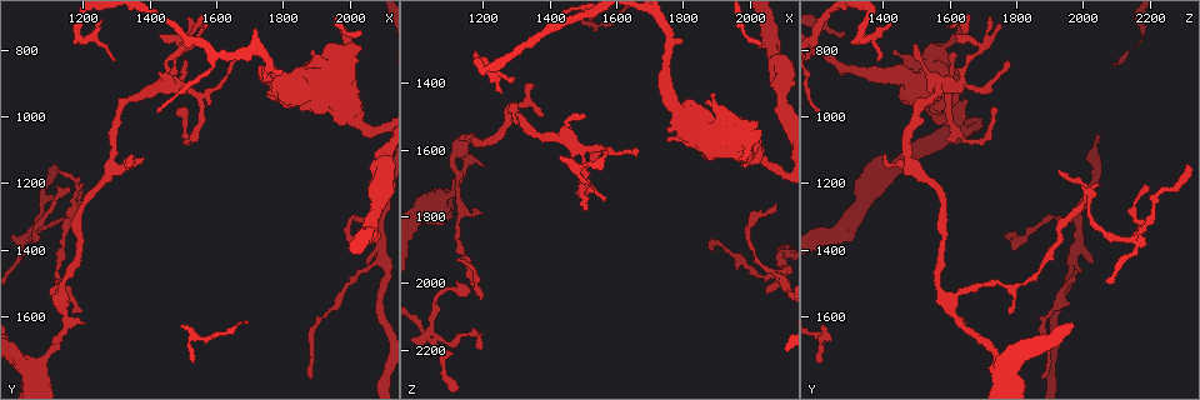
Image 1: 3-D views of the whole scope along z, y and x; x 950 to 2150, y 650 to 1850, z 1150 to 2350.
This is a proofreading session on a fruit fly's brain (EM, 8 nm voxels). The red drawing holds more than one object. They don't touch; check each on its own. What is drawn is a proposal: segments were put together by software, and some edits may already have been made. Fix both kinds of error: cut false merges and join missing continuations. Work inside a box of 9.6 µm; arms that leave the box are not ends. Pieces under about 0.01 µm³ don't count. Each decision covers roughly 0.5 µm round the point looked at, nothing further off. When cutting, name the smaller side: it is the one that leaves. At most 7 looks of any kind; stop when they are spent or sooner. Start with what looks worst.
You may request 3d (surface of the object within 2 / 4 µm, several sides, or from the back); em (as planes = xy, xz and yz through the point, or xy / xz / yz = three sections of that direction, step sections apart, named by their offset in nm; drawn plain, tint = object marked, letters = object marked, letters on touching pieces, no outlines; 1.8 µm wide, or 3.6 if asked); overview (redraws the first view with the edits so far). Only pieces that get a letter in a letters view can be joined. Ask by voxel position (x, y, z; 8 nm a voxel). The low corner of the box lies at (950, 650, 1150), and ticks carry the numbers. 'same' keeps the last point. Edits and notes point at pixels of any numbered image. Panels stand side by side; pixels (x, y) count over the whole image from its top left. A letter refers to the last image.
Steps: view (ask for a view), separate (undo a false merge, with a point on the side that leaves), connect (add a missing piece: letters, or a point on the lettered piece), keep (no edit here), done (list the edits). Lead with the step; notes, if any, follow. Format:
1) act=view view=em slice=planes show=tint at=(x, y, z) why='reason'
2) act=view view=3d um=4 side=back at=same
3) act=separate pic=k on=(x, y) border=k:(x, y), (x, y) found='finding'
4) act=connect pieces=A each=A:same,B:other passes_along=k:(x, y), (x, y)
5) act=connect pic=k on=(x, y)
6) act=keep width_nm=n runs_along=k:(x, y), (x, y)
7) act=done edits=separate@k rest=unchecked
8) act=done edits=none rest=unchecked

act=view view=3d um=2 at=(1020, 1360, 2160) why='sharp bend'

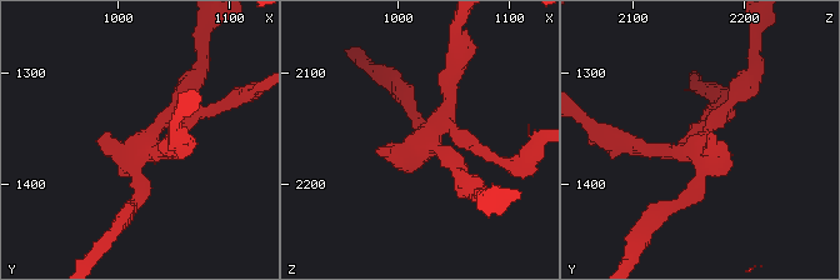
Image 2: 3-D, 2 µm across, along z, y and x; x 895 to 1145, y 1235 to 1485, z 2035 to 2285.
act=view view=em slice=planes show=plain at=(1030, 1366, 2156) arms=4

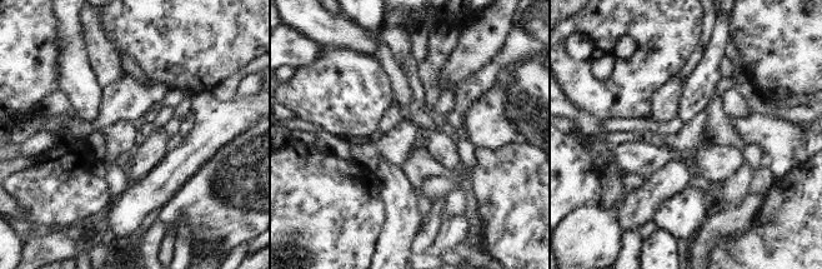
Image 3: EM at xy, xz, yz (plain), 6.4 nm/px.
act=view view=em slice=planes show=letters at=same why='see the neighbours'

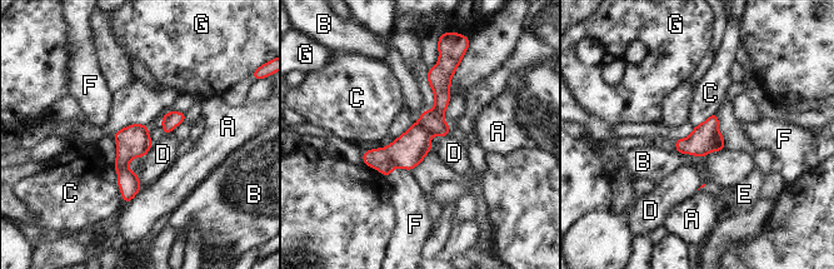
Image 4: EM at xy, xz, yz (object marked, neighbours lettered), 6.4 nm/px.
act=keep each=A:other,B:other,C:other,D:other,E:other,F:other,G:other border=4:(148, 125), (129, 124), (111, 135) found='one neuron here'

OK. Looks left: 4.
act=view view=em slice=planes show=tint at=(2100, 1420, 1960) why='thin neck'

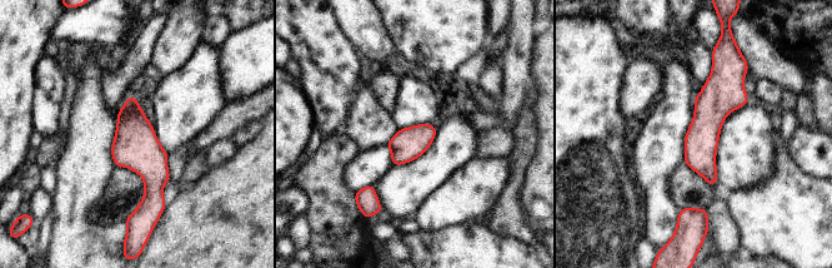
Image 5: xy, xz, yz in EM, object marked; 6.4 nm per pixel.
act=view view=em slice=planes show=letters at=same why='what lies round it'

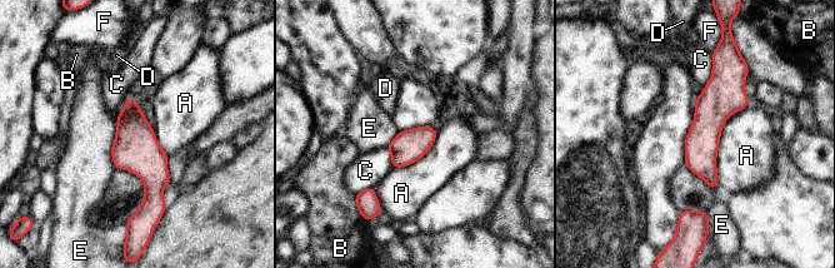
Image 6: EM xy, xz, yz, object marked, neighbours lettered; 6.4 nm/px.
act=keep each=A:other,B:other,C:other,D:other,E:other,F:other found='continuous, no second neuron'

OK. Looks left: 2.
act=view view=em slice=planes show=tint at=(1190, 780, 1330) why='sharp bend'

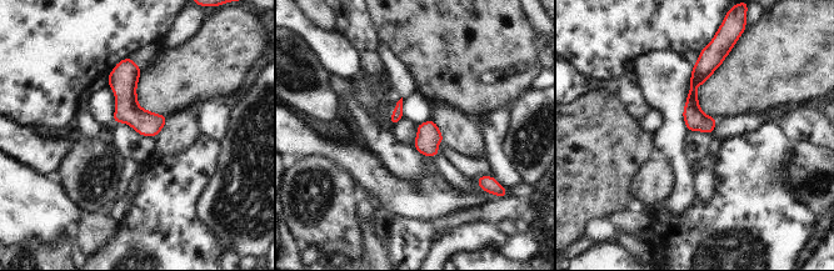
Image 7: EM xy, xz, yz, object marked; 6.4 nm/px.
act=view view=em slice=planes show=letters at=same why='what lies round it'

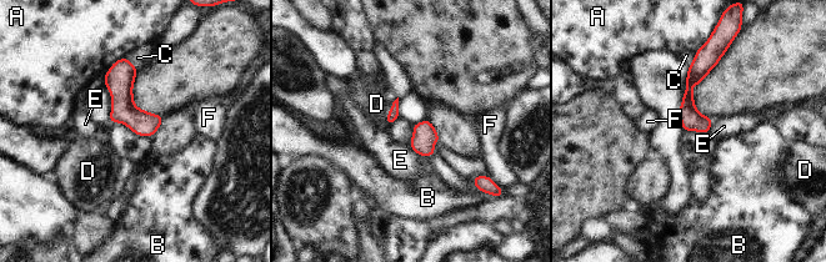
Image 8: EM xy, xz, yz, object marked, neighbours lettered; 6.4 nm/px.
act=keep each=A:other,B:other,C:other,D:other,E:other,F:other found='one neuron here'

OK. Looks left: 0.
act=done edits=none rest=unchecked

